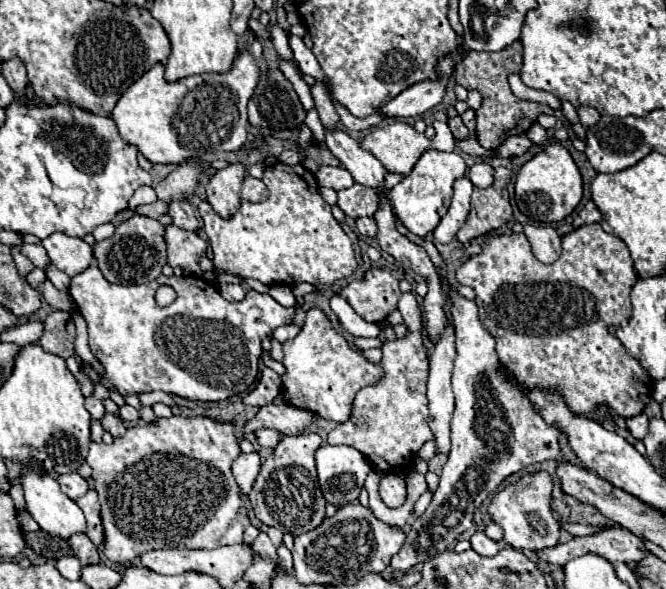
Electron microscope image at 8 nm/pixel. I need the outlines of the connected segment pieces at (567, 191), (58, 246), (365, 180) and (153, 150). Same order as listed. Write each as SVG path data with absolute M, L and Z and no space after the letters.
M534 123L534 127L530 127L530 131L526 135L530 137L530 141L534 145L542 147L542 151L536 153L518 171L516 205L526 217L530 217L534 221L540 221L540 223L562 221L576 209L576 205L582 199L582 175L574 163L574 159L570 157L568 149L562 147L558 141L550 139L542 125Z
M54 233L42 241L52 265L74 277L92 263L92 247L80 239L64 233Z
M326 129L326 147L334 157L342 161L342 165L352 173L354 181L368 187L378 187L386 175L382 163L362 145L352 139L346 131Z
M236 57L232 67L226 73L202 73L190 75L180 81L168 83L164 79L164 65L156 63L146 71L136 83L132 83L126 93L118 99L112 119L118 125L118 131L124 141L136 145L140 153L152 163L184 163L188 159L202 157L204 153L234 153L244 147L248 139L248 111L246 105L252 97L252 91L260 79L260 69L254 57Z

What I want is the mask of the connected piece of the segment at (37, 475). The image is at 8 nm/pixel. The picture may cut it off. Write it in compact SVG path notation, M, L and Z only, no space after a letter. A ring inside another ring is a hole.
M32 461L28 465L28 469L30 469L28 473L20 475L20 481L22 481L24 497L26 497L26 509L36 519L40 529L50 535L62 537L62 539L66 539L74 533L86 533L86 519L84 519L82 509L68 495L62 493L58 481L52 479L48 473L44 473L44 469L40 467L38 461Z

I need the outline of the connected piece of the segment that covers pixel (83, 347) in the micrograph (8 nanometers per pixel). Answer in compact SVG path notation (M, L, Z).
M74 311L72 313L72 319L74 319L74 325L76 325L76 353L78 353L78 357L84 361L84 363L88 363L88 365L92 365L94 367L94 371L100 375L100 377L106 377L106 373L104 373L104 369L102 369L102 365L98 363L98 359L92 355L92 351L90 351L90 347L88 347L88 331L86 331L86 321L82 319L82 315L78 313L78 311Z

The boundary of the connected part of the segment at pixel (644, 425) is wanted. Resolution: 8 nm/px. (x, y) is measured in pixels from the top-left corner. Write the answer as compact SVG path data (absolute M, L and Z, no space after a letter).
M640 413L636 417L628 417L626 427L628 427L628 431L630 431L630 435L634 439L640 439L640 437L644 437L648 433L648 417L644 413Z

